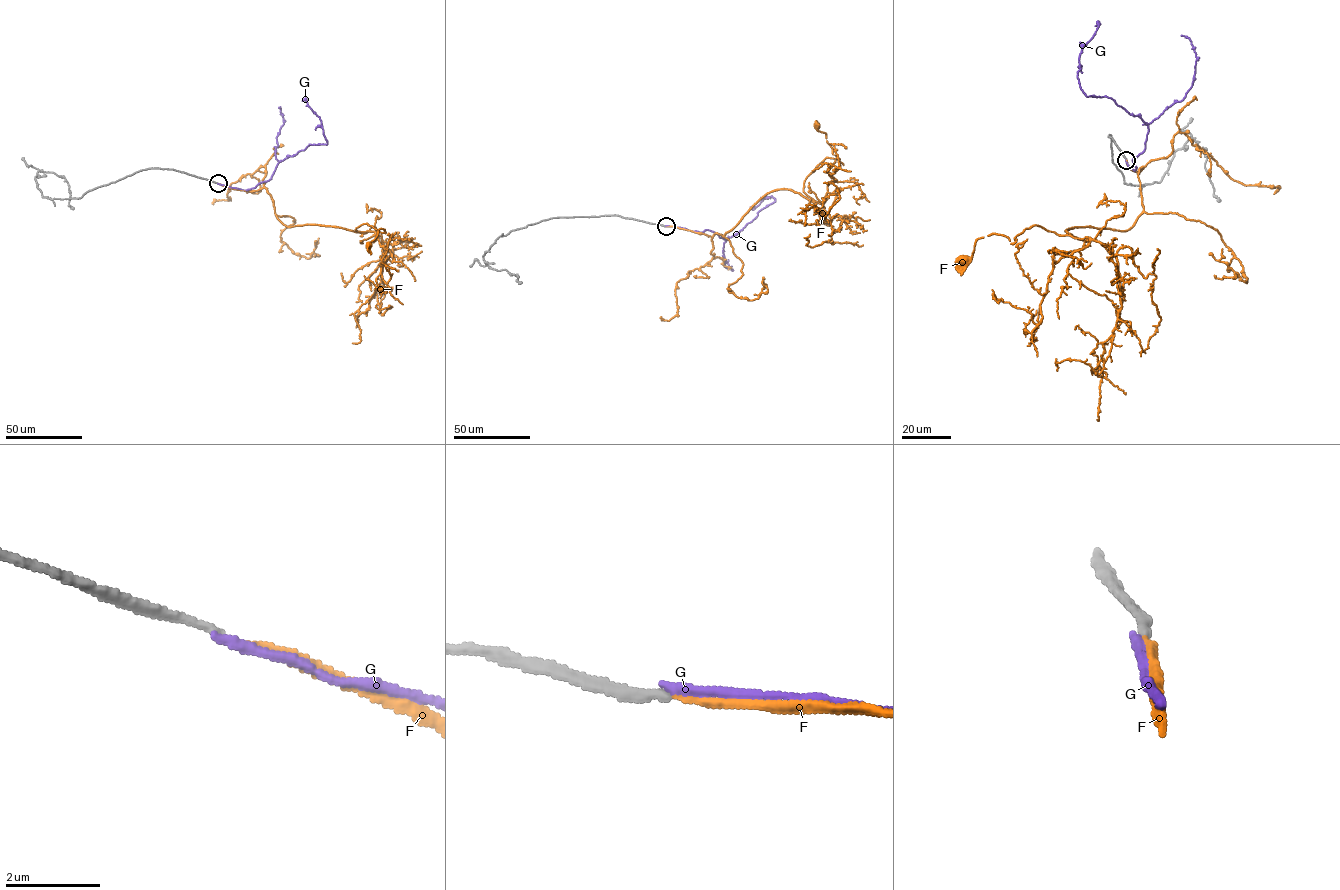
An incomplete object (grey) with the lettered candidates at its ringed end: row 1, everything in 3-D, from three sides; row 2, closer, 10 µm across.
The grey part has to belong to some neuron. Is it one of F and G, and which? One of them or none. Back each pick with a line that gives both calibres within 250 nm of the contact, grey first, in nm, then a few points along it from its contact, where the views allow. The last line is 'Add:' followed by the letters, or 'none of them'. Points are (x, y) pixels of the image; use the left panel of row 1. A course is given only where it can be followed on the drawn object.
F: 200/150 nm | via (217, 183), (264, 188), (288, 227), (374, 231), (385, 250), (382, 266), (390, 236), (380, 229), (368, 245)
Add: F

